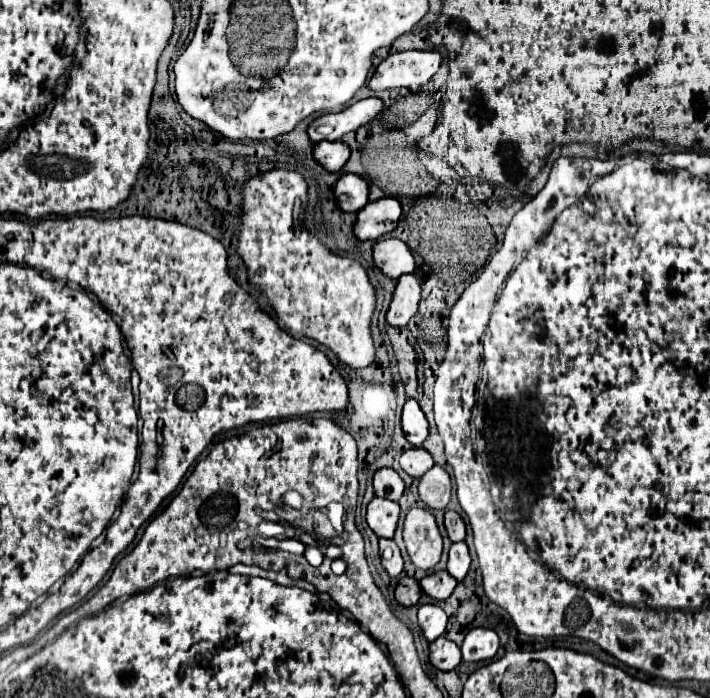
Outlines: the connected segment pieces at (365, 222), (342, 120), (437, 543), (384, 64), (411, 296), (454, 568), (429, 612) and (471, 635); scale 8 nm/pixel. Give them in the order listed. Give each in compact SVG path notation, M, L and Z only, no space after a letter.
M380 198L368 202L360 212L354 224L354 234L360 240L378 240L384 234L392 232L402 218L402 206L396 198Z
M372 96L372 98L364 98L360 102L354 102L352 106L348 106L342 112L322 114L308 128L310 140L312 142L340 140L344 134L354 132L360 126L378 118L382 114L382 110L384 110L384 102L376 96Z
M412 508L404 520L404 544L412 564L420 570L432 570L442 556L442 536L430 510Z
M406 50L382 60L370 78L372 90L410 88L426 84L442 66L442 54L436 50Z
M404 274L398 278L398 286L392 296L386 320L390 326L406 326L412 314L418 314L418 304L422 298L422 284L416 274Z
M466 542L452 544L450 558L448 558L448 574L460 582L460 580L464 580L468 568L470 568L470 554L468 554Z
M424 604L418 608L418 624L428 642L434 642L444 634L446 620L446 612L436 604Z
M474 628L466 634L462 642L462 658L464 662L482 662L496 656L500 644L498 634L490 628Z

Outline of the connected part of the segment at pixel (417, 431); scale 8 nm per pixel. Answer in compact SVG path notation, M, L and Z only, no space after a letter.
M412 398L404 404L402 430L404 430L406 440L412 446L422 446L422 442L428 438L428 420L426 420L424 412L420 410L418 402Z

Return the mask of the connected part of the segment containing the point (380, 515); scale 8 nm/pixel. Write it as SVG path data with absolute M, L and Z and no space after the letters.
M374 498L368 504L366 522L378 538L392 538L396 524L398 524L398 516L400 516L400 506L396 502L390 502L384 498Z

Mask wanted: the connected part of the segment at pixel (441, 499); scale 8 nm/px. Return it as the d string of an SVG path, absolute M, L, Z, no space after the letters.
M434 466L428 474L424 474L420 478L420 500L424 504L428 504L428 508L432 510L444 510L450 502L450 494L452 494L452 484L450 484L450 476L444 468Z

